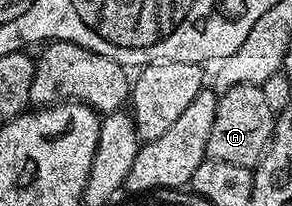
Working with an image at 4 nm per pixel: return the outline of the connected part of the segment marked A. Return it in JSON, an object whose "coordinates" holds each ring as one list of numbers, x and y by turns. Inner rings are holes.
{"coordinates":[[238,83,226,88,219,95,217,117,213,117,213,129,207,142,207,158,229,161,229,165,254,168,271,144,275,128,276,108,271,108,262,86,254,83]]}

